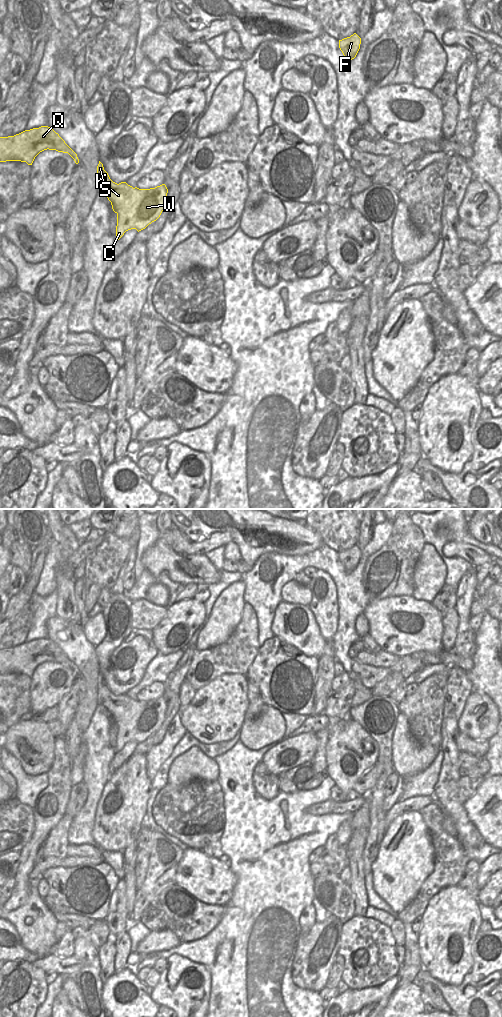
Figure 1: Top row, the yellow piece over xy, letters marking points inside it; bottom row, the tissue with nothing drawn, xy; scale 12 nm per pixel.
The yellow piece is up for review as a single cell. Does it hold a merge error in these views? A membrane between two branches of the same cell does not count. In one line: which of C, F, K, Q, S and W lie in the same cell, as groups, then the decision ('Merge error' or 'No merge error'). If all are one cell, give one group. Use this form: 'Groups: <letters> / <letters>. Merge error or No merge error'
Groups: C F K Q S W. No merge error.

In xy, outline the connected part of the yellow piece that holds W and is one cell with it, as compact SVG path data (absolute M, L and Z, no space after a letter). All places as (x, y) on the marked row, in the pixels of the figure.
M99 161L97 166L97 183L99 192L111 202L117 214L116 241L126 231L136 229L138 232L156 221L165 208L168 189L165 184L150 189L133 188L126 182L113 182Z

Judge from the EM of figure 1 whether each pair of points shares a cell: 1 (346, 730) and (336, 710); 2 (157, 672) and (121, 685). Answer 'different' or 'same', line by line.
1: different
2: different

